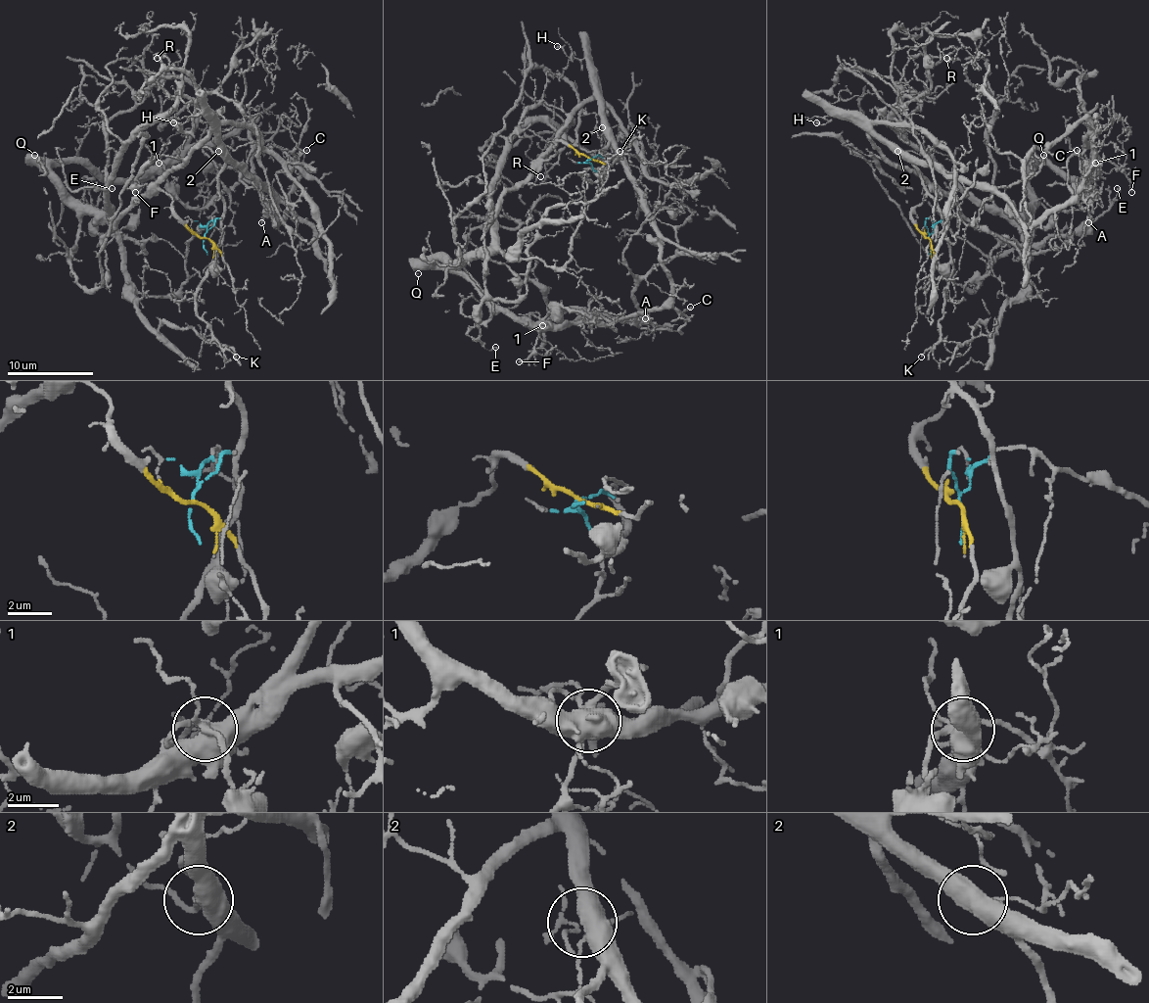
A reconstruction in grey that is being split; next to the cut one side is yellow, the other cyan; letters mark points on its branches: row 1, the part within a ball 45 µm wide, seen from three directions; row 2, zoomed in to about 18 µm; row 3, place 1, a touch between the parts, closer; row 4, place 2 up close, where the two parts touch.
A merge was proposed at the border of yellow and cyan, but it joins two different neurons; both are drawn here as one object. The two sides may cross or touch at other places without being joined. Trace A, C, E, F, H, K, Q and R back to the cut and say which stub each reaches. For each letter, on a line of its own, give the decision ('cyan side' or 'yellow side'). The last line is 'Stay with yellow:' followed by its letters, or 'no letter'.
A: yellow side
C: yellow side
E: yellow side
F: yellow side
H: yellow side
K: yellow side
Q: cyan side
R: cyan side
Stay with yellow: A, C, E, F, H, K

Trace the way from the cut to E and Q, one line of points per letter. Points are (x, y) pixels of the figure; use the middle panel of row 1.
E: (587, 158), (559, 141), (555, 154), (500, 199), (485, 236), (485, 281), (477, 322), (485, 349), (496, 347)
Q: (587, 158), (598, 193), (561, 266), (468, 251), (418, 273)

